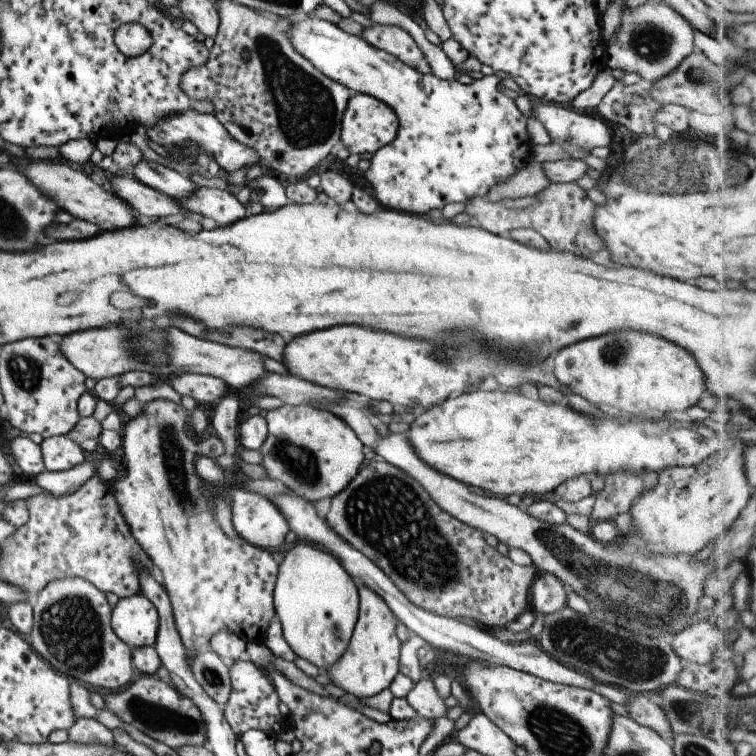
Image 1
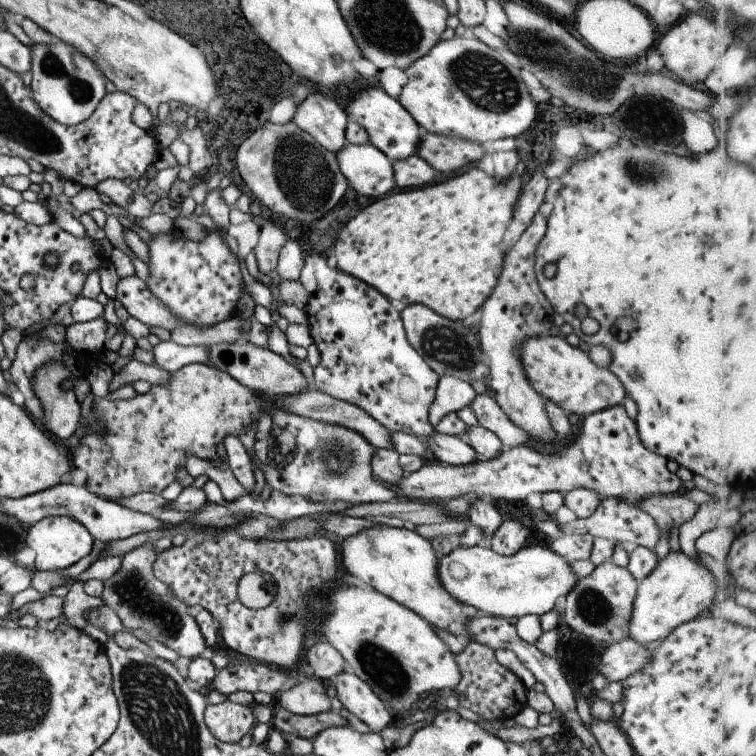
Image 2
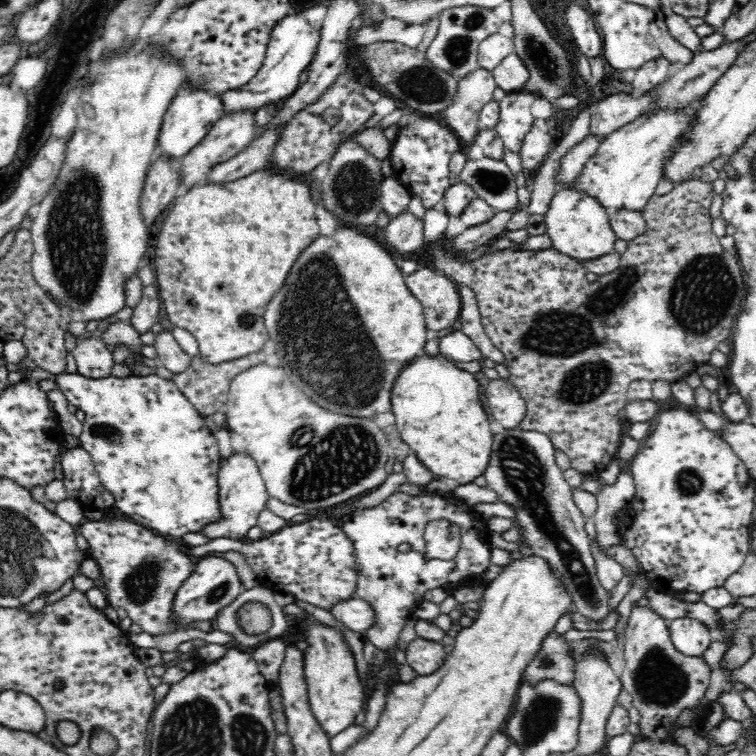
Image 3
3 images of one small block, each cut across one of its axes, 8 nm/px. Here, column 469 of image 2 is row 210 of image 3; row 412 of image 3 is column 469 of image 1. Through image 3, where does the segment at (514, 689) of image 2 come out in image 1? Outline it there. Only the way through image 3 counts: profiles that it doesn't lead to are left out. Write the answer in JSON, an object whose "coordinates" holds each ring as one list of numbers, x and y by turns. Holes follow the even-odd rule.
{"coordinates":[[372,460,369,462,367,466,359,470,349,484,345,485,345,488,341,489,341,492,332,496,329,510,324,521,337,536,340,536,346,543,349,543,355,550,358,550,363,556,366,556,373,562,377,568,380,568,381,572,391,580,409,602,430,613,439,615,440,617,449,617,450,619,469,622,482,629,489,629,506,628,513,620,521,615,521,612,523,612,525,608,526,610,530,608,528,602,530,586,538,574,533,564,527,566,517,565,513,563,507,555,501,555,495,547,491,547,485,542,483,539,484,533,449,516,449,514,441,510,433,500,431,500,431,497,425,492,424,488,421,488,421,485,416,480,413,480,413,478,405,474,400,468,384,460]]}

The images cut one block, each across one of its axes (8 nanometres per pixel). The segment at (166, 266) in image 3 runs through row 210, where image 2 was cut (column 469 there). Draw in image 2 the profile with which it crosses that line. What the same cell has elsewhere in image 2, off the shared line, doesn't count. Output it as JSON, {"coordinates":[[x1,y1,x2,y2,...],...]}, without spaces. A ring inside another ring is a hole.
{"coordinates":[[473,167,469,168,467,172,463,172,463,174,451,176,447,180,443,180,443,182,425,185,418,189,401,190,401,192,390,193,387,196,384,195,376,200,372,200,359,214,348,220,339,231,336,241,329,251,331,262,337,270,362,280,391,302,397,300,397,302,405,305,419,303,427,306,427,308,430,308,434,313,443,318,452,321,462,321,463,318,475,312,477,308,480,308,485,300,487,300,487,297,494,291,494,286,497,284,504,256,506,255,499,248,499,244,501,244,501,238,503,238,507,226,509,226,509,223,514,218,514,206,525,179,525,176,519,176,515,172,504,179,496,179,493,175,487,175,478,167]]}

